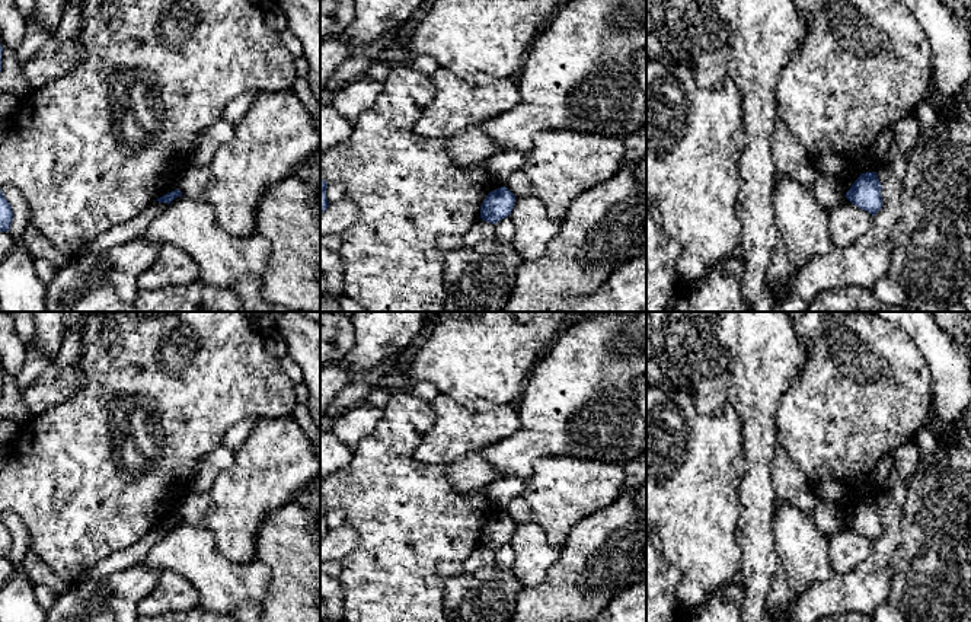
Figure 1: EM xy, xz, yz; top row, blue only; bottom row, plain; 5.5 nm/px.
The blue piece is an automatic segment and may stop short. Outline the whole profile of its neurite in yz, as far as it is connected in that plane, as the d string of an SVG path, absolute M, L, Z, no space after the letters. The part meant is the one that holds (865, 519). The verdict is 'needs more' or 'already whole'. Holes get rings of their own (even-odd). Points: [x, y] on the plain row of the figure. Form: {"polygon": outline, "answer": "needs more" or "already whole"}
{"polygon": "M876 498L862 500L852 514L846 519L846 524L859 535L875 542L882 535L881 508Z", "answer": "already whole"}

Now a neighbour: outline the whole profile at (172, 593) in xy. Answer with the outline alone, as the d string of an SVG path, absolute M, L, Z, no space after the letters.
M162 571L154 590L138 606L138 616L160 616L185 612L201 605L198 590L185 577L173 571Z

